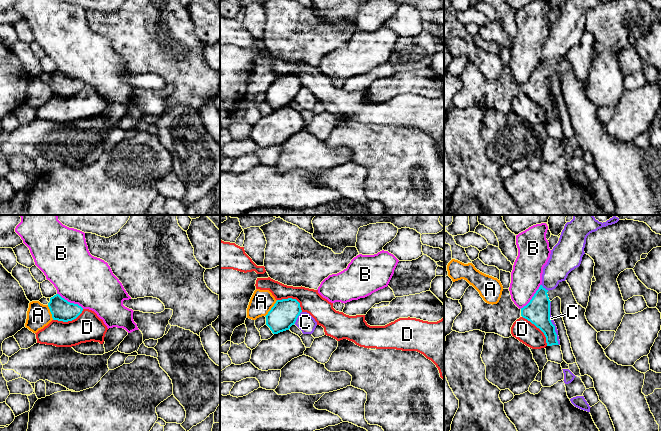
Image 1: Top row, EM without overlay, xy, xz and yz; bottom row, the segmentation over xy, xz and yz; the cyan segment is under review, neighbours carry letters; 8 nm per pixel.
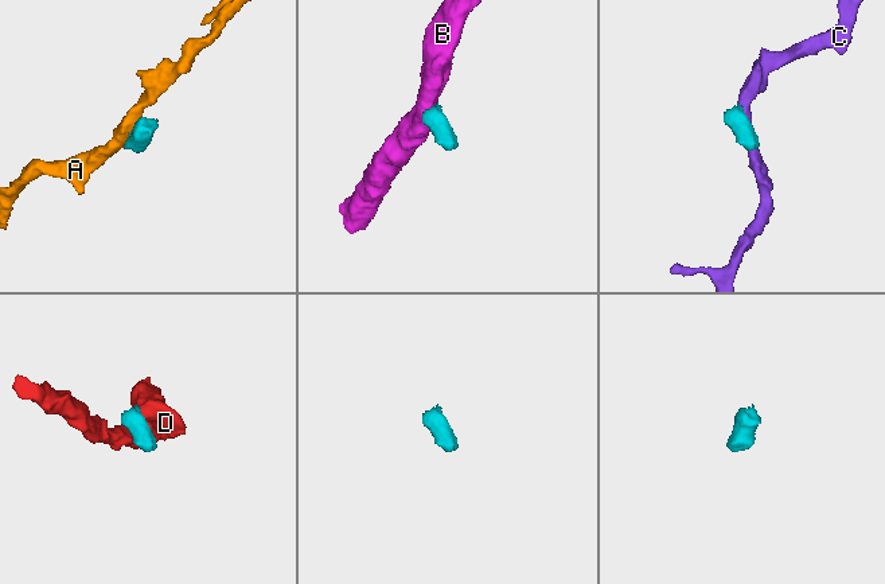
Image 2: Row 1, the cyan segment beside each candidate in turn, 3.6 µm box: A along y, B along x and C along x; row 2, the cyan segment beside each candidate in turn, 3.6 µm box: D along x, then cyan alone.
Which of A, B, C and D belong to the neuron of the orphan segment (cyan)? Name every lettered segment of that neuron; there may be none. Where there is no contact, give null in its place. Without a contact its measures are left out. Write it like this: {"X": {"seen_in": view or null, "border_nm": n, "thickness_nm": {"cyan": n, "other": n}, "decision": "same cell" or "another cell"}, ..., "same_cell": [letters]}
{"A": {"seen_in": "xz", "border_nm": 170, "thickness_nm": {"cyan": 220, "other": 190}, "decision": "another cell"}, "B": {"seen_in": "xy", "border_nm": 240, "thickness_nm": {"cyan": 170, "other": 420}, "decision": "another cell"}, "C": {"seen_in": "yz", "border_nm": 360, "thickness_nm": {"cyan": 200, "other": 20}, "decision": "another cell"}, "D": {"seen_in": "yz", "border_nm": 320, "thickness_nm": {"cyan": 200, "other": 170}, "decision": "another cell"}, "same_cell": []}

